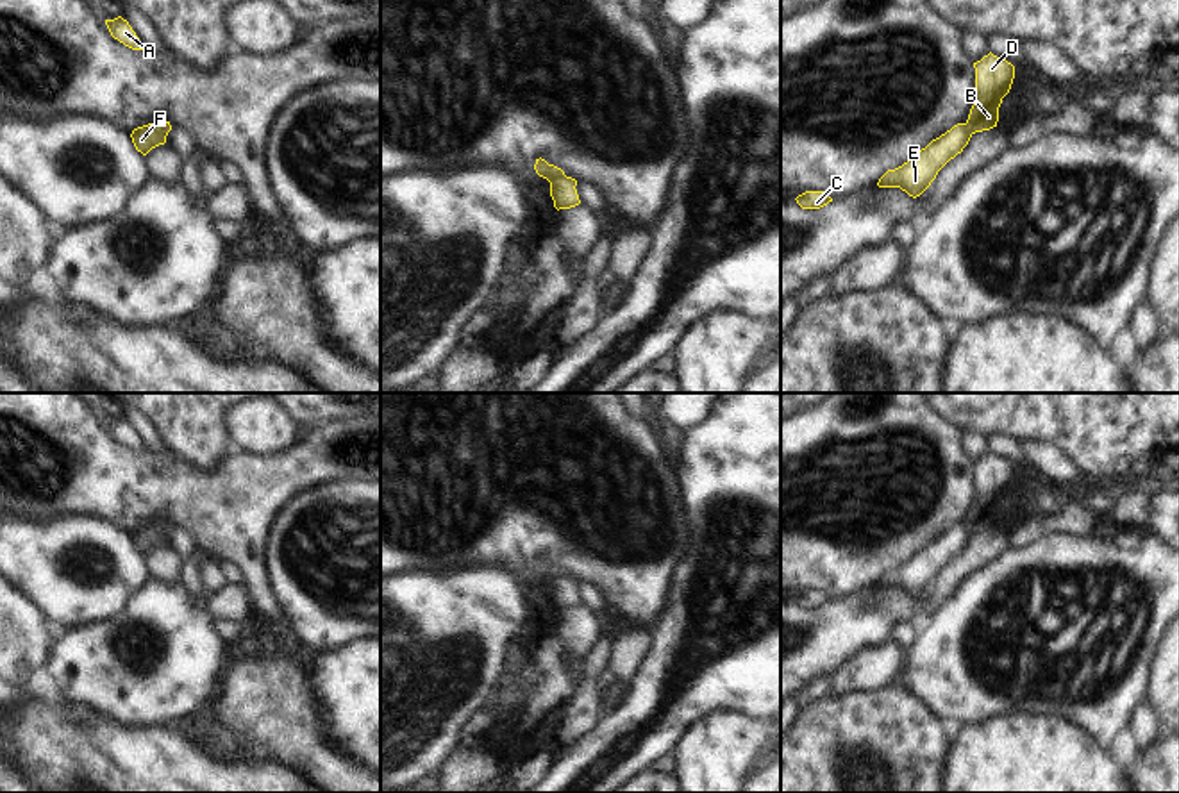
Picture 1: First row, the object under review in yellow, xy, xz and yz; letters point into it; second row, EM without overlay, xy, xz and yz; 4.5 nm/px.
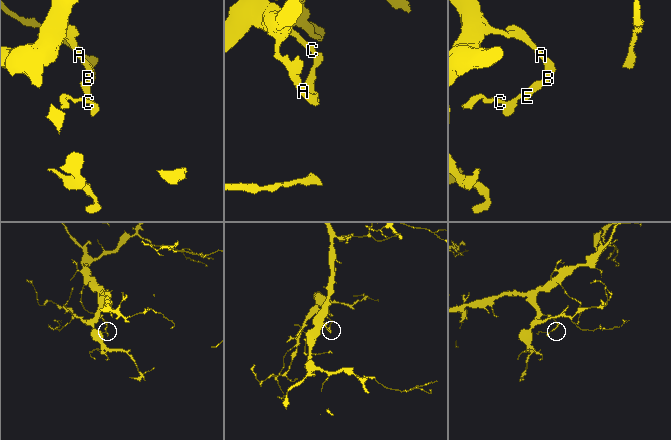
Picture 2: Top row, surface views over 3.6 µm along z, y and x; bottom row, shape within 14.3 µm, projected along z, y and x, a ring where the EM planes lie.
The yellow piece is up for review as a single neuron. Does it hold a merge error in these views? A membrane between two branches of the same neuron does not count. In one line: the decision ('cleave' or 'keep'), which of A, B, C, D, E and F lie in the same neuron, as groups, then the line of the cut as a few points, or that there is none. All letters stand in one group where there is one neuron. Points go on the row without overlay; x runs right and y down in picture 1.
cleave; A B D / C E F; cut in xz along (565, 575), (549, 581)

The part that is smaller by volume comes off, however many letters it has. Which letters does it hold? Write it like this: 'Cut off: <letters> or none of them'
Cut off: C, E, F

